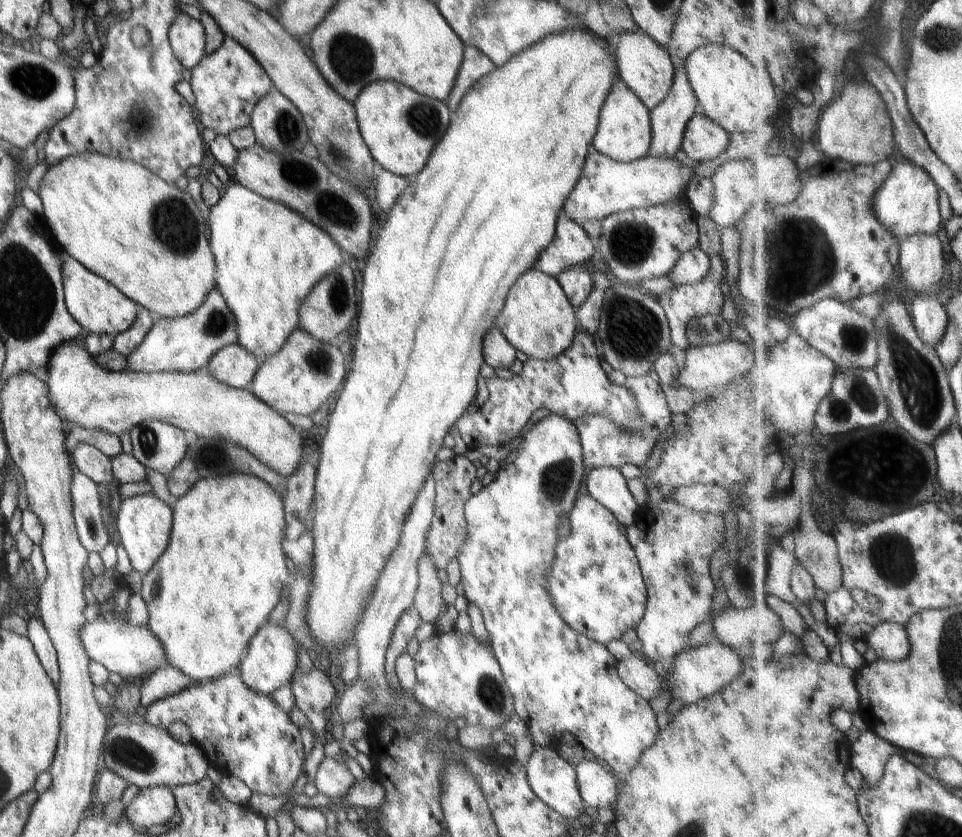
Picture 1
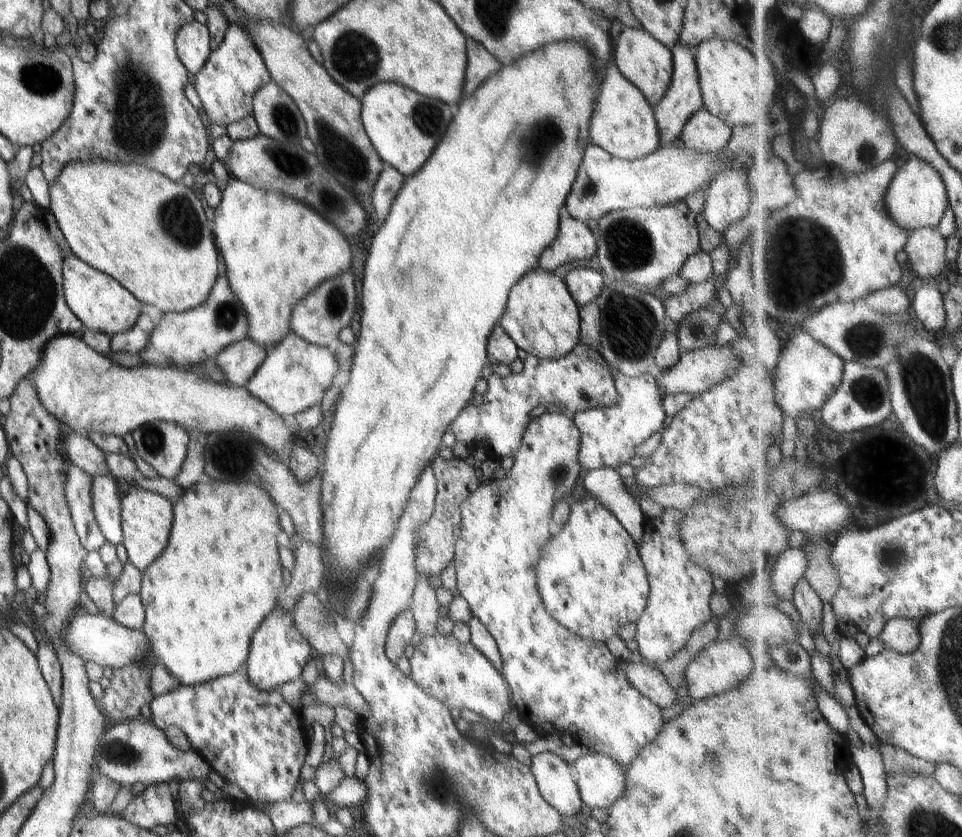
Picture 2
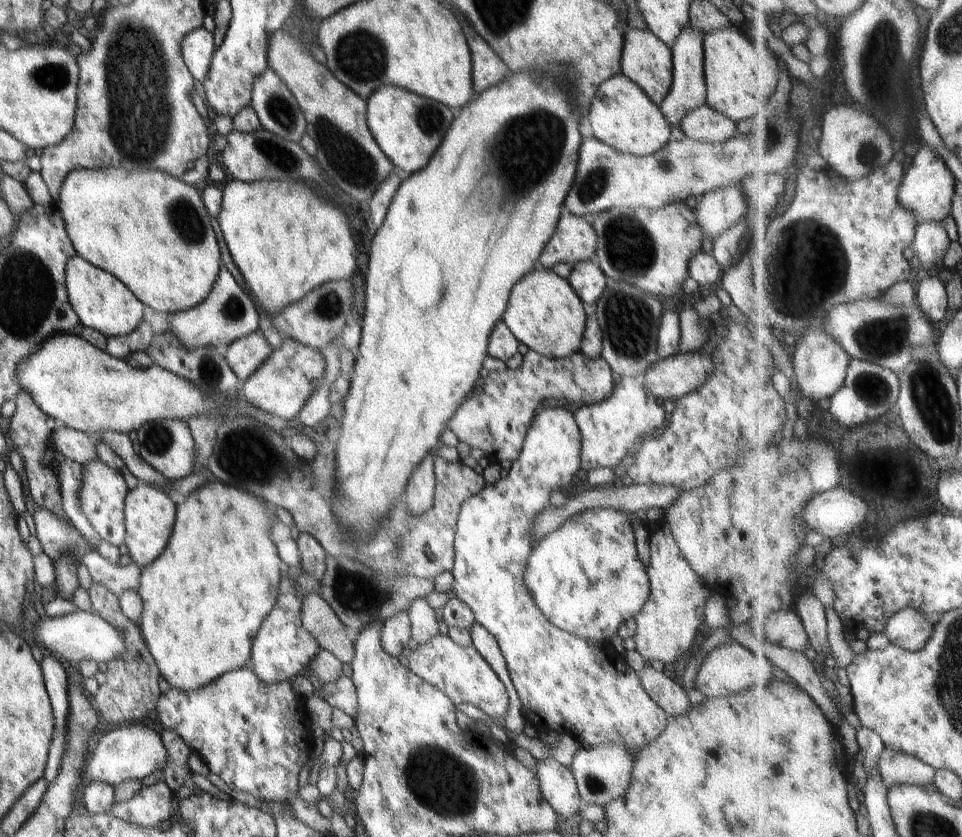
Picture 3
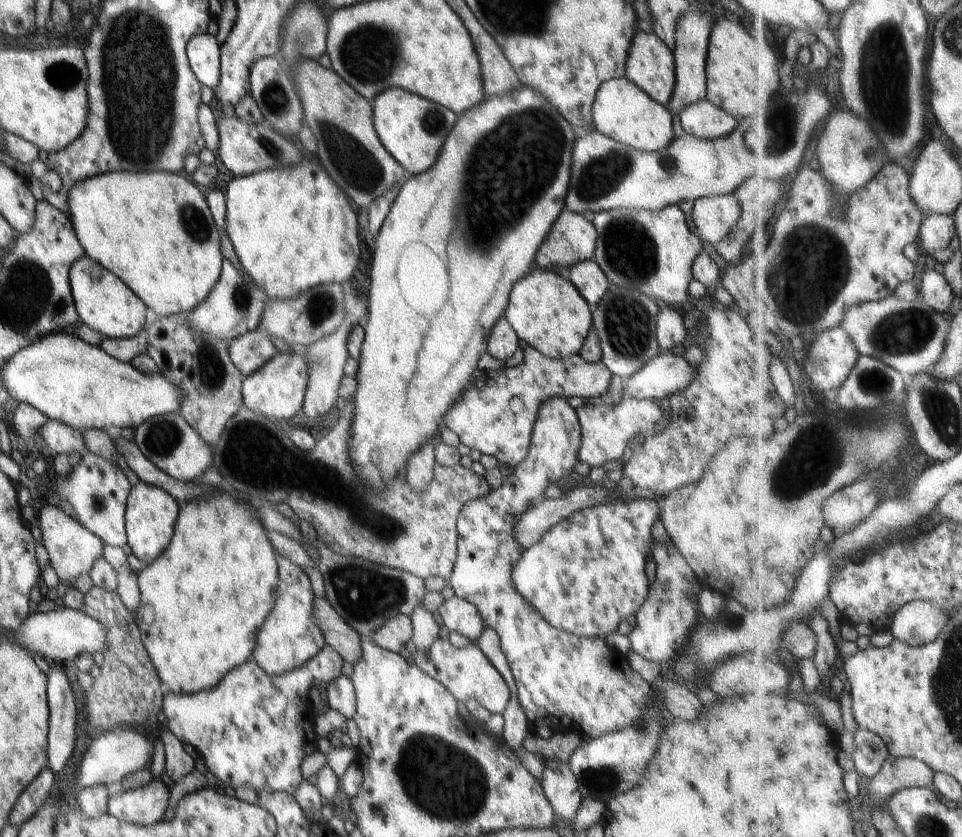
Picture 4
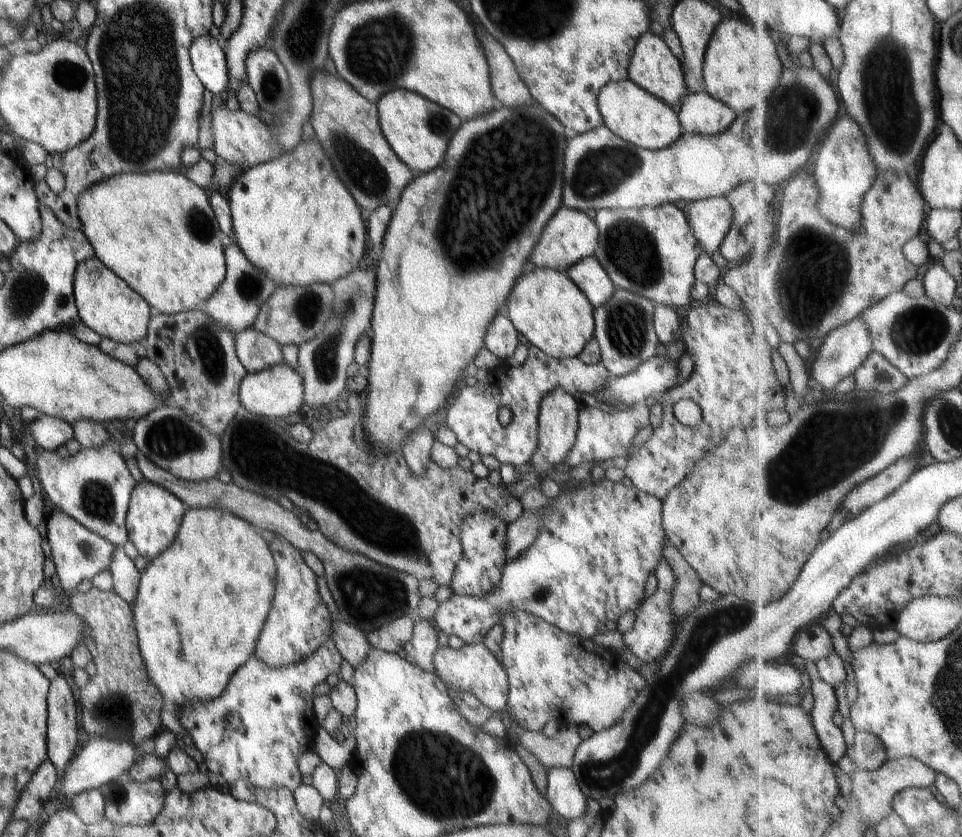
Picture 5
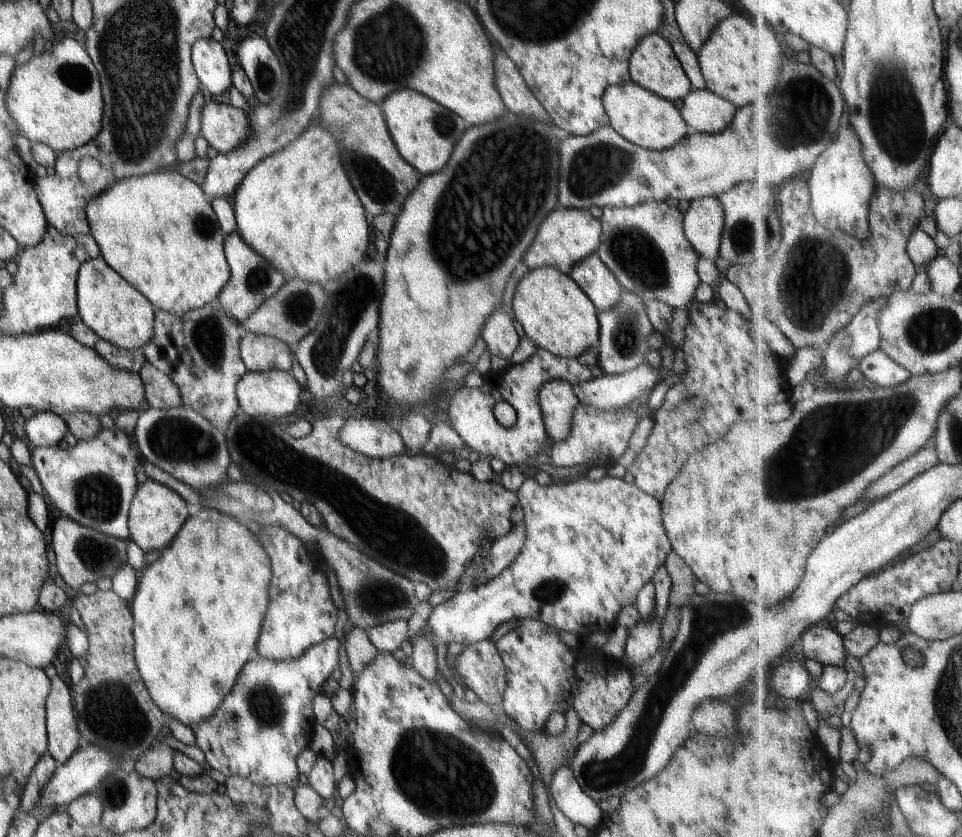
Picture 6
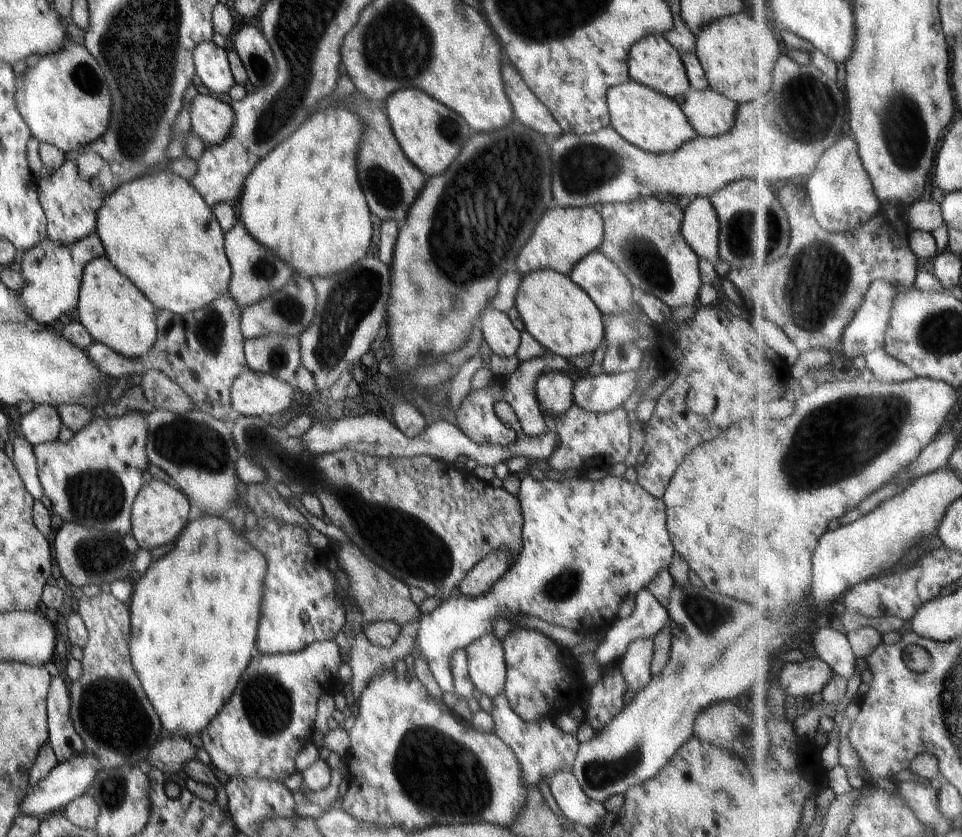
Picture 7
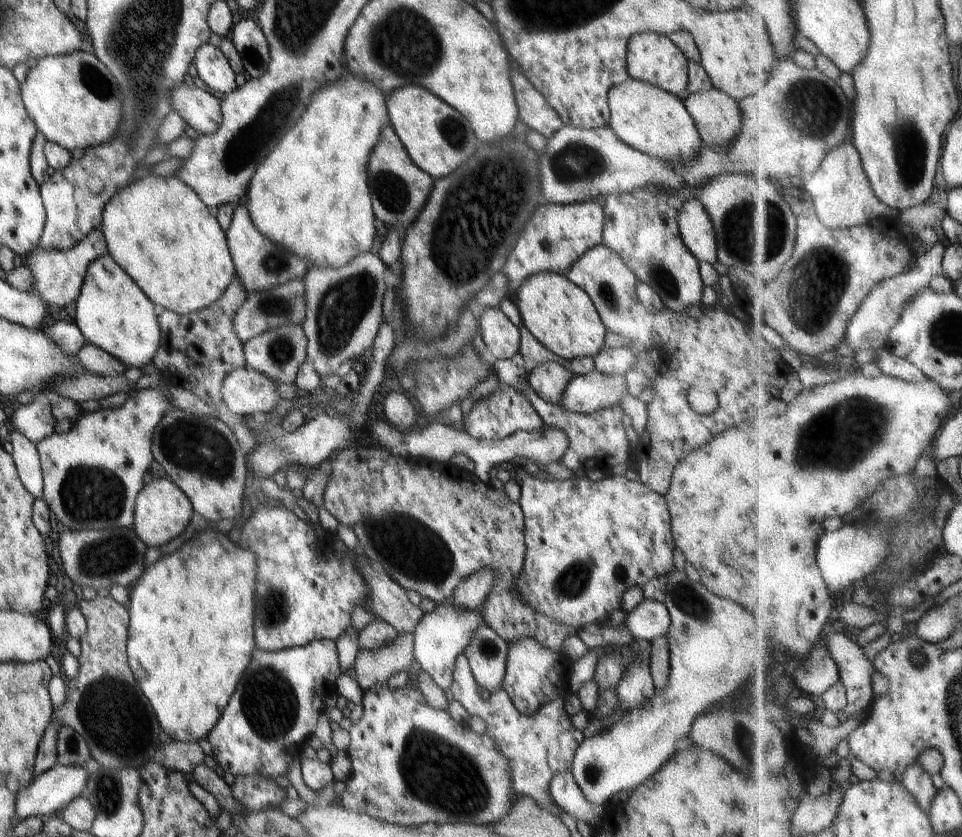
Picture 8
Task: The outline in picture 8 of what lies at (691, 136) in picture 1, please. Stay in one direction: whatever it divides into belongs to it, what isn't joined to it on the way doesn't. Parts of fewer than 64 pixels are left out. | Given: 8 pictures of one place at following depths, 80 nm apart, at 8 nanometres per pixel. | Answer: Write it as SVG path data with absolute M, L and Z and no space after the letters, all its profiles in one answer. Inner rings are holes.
M713 86L707 91L690 93L683 100L683 103L688 114L694 119L697 131L704 145L723 147L737 137L741 127L739 103L724 91L716 89Z

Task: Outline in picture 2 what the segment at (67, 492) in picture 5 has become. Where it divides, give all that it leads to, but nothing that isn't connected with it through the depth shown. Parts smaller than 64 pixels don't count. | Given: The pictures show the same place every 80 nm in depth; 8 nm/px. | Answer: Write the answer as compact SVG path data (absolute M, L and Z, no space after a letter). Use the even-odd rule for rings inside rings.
M112 474L92 477L93 511L96 522L113 545L123 542L121 529L121 495L118 493L116 478Z

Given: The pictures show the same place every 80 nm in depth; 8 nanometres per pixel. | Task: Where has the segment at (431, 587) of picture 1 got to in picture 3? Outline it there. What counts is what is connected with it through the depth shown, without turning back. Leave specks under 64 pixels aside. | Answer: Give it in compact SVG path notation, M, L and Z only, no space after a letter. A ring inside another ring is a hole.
M416 598L416 600L412 600L407 614L411 621L411 638L417 645L426 644L428 640L432 640L434 636L439 634L436 612L428 606L426 598Z

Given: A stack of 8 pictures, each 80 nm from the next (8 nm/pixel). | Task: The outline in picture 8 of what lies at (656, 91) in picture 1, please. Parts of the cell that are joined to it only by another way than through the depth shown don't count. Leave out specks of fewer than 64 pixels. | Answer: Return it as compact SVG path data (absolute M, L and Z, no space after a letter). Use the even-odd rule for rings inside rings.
M638 33L629 40L627 46L627 71L630 78L647 82L675 95L688 88L687 62L685 54L668 35Z

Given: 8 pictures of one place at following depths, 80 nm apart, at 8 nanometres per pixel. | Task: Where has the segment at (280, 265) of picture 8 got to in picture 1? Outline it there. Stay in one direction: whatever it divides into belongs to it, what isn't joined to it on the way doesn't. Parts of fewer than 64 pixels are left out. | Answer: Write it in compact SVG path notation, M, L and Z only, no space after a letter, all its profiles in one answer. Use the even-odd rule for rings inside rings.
M214 287L192 314L173 319L160 317L160 320L156 320L142 344L126 357L126 370L133 373L193 373L206 367L221 348L236 342L237 324L234 315L228 310L219 290Z

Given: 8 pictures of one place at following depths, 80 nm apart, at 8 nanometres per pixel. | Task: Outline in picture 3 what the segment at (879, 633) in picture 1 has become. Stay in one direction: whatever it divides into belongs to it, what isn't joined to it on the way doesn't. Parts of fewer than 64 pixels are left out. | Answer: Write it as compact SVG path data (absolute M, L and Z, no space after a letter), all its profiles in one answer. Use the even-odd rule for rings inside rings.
M908 607L891 620L884 633L895 645L909 651L921 651L935 629L934 620L922 611Z

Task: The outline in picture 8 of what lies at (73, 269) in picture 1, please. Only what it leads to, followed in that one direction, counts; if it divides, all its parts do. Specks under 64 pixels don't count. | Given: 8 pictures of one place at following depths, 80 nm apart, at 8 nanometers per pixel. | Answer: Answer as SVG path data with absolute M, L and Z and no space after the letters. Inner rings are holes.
M108 254L95 258L90 264L83 280L80 295L76 303L76 326L82 331L88 343L95 344L121 360L127 368L137 366L143 368L150 364L161 343L160 318L158 318L156 305L140 290L140 287L116 264Z

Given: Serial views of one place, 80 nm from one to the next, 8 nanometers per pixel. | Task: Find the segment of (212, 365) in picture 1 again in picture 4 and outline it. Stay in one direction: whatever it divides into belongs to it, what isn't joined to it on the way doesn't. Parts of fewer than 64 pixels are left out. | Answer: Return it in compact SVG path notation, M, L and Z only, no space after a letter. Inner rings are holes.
M259 329L229 342L230 358L244 377L256 372L276 353L278 351L271 343L269 335Z

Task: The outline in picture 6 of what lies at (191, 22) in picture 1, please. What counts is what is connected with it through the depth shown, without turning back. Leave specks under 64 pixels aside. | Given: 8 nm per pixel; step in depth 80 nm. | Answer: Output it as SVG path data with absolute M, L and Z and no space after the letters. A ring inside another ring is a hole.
M210 37L192 44L191 59L198 80L212 95L220 96L233 85L228 54L221 43Z

